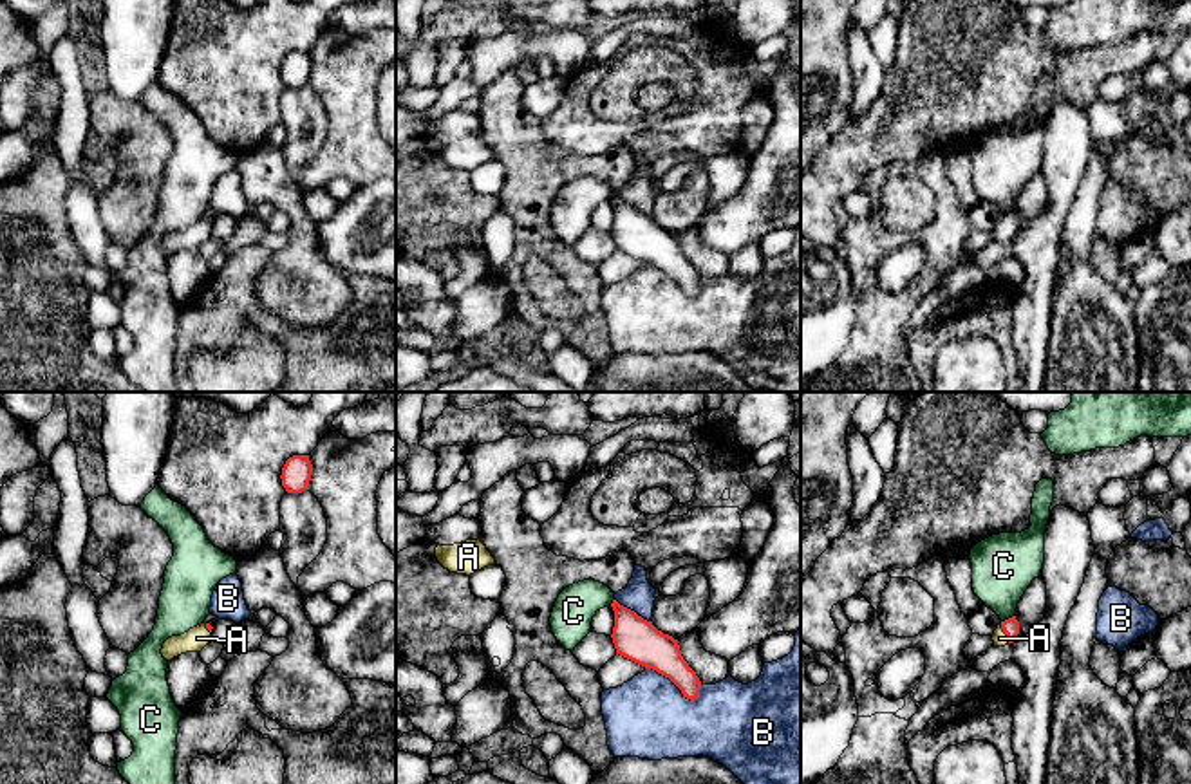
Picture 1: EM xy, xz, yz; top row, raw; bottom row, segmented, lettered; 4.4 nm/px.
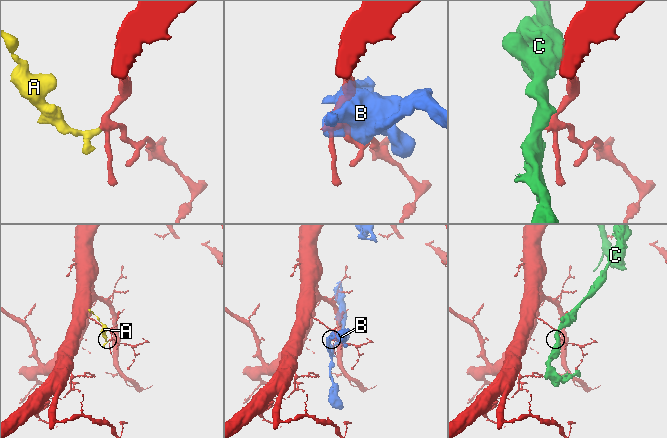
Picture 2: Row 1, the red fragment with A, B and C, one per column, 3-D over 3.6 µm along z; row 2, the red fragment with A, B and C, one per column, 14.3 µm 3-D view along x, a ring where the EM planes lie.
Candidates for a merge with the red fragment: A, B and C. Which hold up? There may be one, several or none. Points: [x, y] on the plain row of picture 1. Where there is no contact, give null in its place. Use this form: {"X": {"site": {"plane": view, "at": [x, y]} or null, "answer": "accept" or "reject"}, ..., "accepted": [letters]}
{"A": {"site": {"plane": "yz", "at": [1003, 226]}, "answer": "accept"}, "B": {"site": {"plane": "xz", "at": [673, 277]}, "answer": "reject"}, "C": {"site": {"plane": "yz", "at": [1009, 214]}, "answer": "reject"}, "accepted": ["A"]}

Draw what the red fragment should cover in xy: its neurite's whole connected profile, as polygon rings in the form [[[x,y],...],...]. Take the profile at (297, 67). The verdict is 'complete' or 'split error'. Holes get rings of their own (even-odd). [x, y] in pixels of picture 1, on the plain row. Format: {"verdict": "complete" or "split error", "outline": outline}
{"verdict": "complete", "outline": [[[293,51],[286,56],[280,74],[287,89],[302,89],[309,85],[311,70],[313,60],[309,51]]]}

